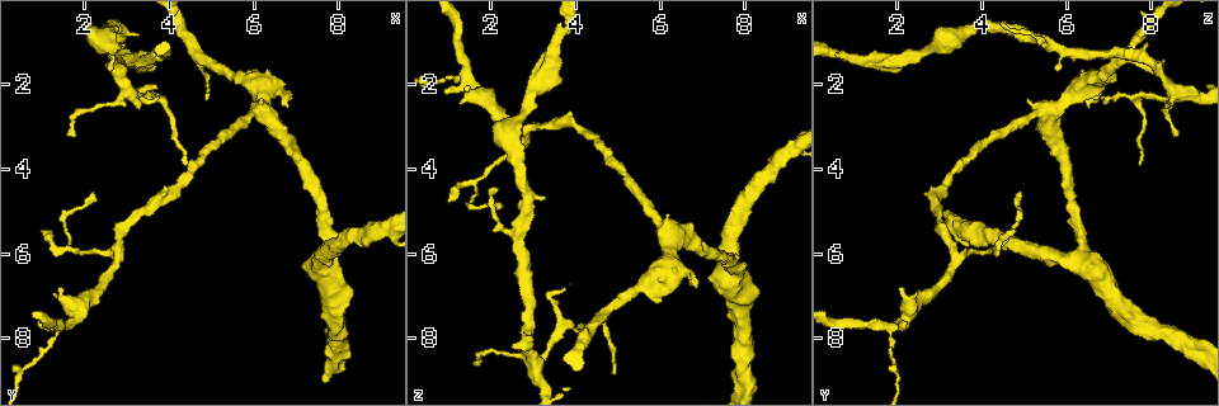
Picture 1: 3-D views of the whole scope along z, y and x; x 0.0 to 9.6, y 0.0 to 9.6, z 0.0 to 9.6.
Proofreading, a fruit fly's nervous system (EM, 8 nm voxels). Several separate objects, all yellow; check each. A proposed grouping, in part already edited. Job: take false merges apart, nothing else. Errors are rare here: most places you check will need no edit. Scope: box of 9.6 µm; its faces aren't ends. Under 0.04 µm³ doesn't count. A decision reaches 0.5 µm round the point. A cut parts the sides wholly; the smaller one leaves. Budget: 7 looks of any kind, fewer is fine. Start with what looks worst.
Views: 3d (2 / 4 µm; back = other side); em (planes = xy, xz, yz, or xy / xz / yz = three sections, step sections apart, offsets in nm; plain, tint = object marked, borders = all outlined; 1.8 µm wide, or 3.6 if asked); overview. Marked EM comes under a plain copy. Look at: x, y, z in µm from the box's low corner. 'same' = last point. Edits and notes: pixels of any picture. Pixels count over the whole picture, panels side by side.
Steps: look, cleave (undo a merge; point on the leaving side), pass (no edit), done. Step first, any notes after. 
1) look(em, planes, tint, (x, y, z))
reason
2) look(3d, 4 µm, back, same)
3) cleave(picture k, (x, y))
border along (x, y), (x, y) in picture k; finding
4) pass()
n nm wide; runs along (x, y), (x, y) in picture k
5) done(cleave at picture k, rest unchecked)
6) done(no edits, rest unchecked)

look(em, 3.6 µm, xz, step 4, tint, (3.10, 2.25, 8.55))
a fork

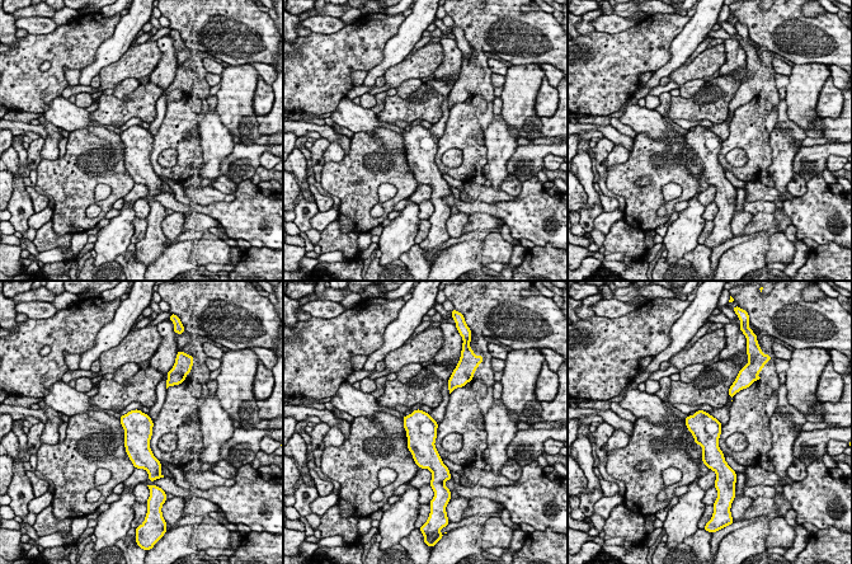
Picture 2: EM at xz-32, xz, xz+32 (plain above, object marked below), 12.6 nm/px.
look(em, 3.6 µm, planes, tint, same)
cut it another way

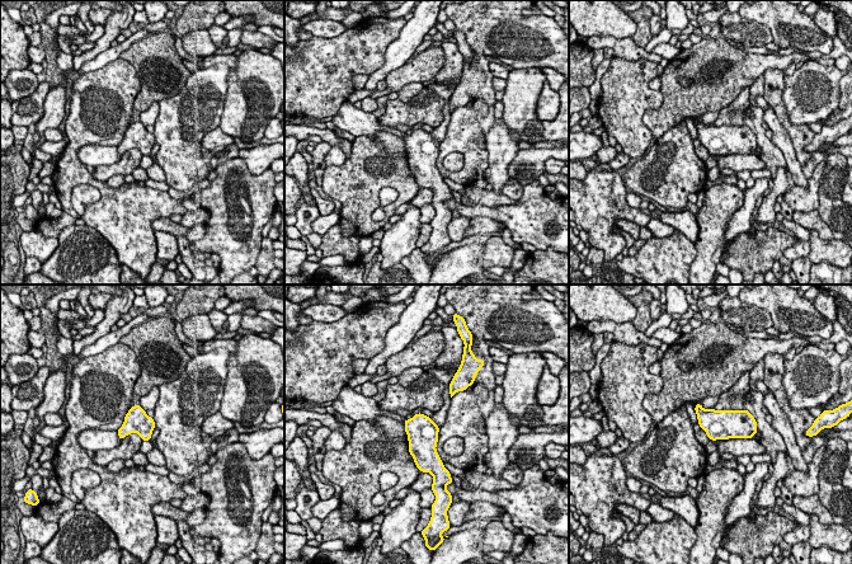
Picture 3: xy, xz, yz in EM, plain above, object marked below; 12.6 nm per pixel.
pass()
one cell here

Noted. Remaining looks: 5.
look(em, planes, tint, (5.90, 1.95, 6.55))
sharp bend

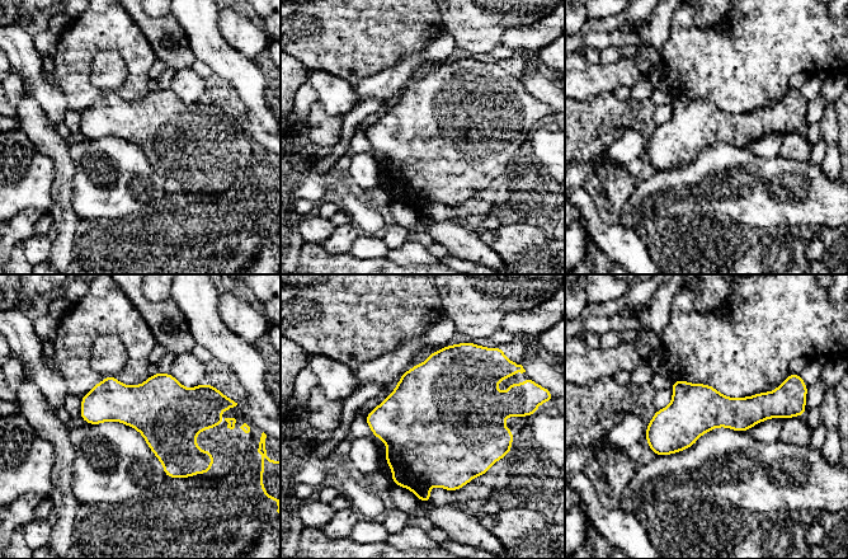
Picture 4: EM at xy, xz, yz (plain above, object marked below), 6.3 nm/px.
pass()
all the same cell

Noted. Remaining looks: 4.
look(em, 3.6 µm, xy, step 16, tint, (2.60, 0.70, 3.70))
thick turns thin

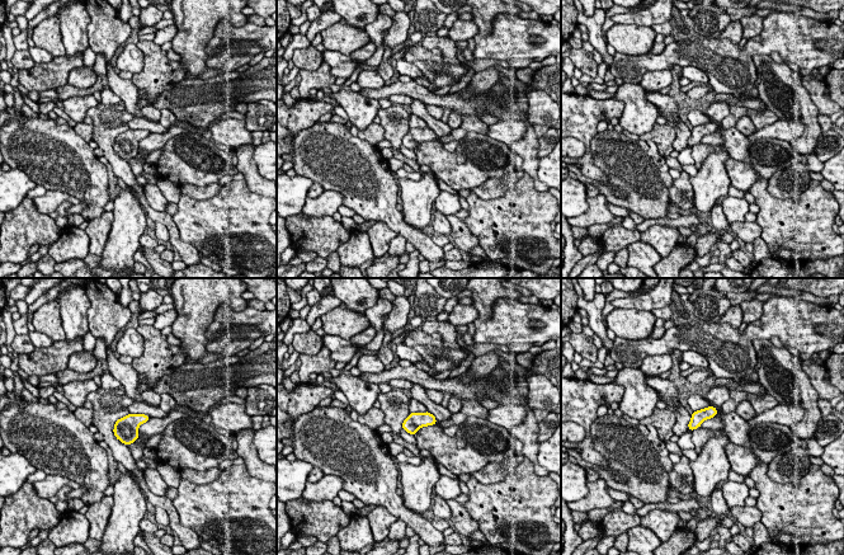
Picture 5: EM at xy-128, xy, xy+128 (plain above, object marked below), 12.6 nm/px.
look(em, 3.6 µm, planes, tint, same)
another direction

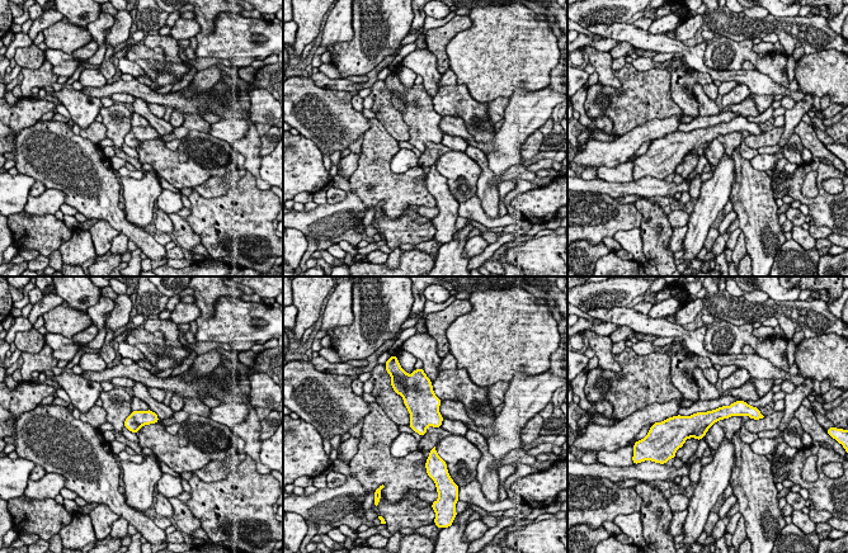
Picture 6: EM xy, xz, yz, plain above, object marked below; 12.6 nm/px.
pass()
runs along (745, 411), (673, 420) in picture 6; one cell here

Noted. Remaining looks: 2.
done(no edits, rest unchecked)

